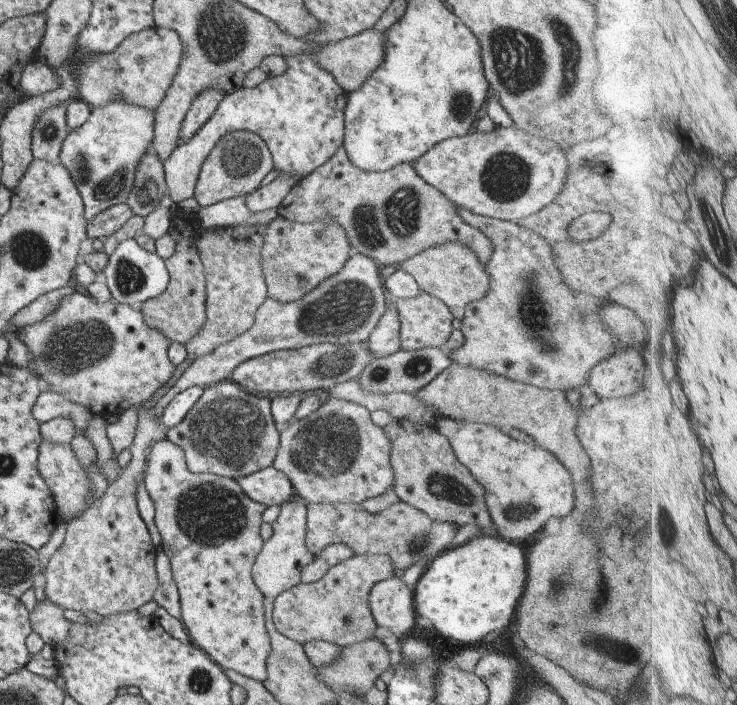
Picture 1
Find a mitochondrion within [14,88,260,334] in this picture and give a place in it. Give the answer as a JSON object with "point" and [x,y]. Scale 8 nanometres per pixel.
{"point":[104,192]}

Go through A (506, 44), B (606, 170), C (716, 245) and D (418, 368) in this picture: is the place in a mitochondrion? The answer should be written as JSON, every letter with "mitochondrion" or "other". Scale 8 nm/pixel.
{"A":"mitochondrion","B":"other","C":"mitochondrion","D":"mitochondrion"}

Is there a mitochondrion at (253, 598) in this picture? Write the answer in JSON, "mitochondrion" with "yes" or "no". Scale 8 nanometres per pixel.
{"mitochondrion":"no"}

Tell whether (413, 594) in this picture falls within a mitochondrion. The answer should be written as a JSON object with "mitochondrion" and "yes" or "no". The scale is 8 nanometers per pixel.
{"mitochondrion":"no"}

